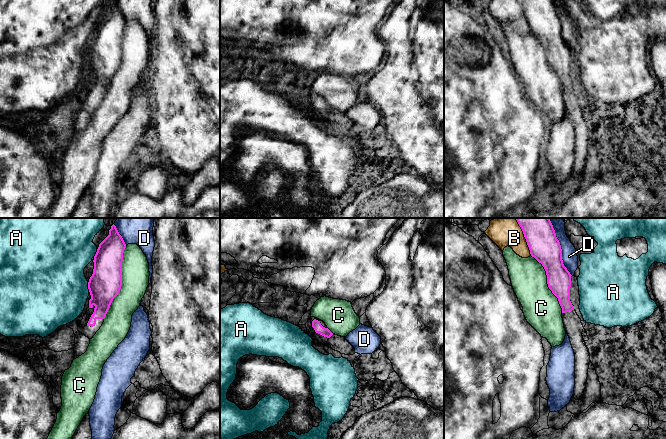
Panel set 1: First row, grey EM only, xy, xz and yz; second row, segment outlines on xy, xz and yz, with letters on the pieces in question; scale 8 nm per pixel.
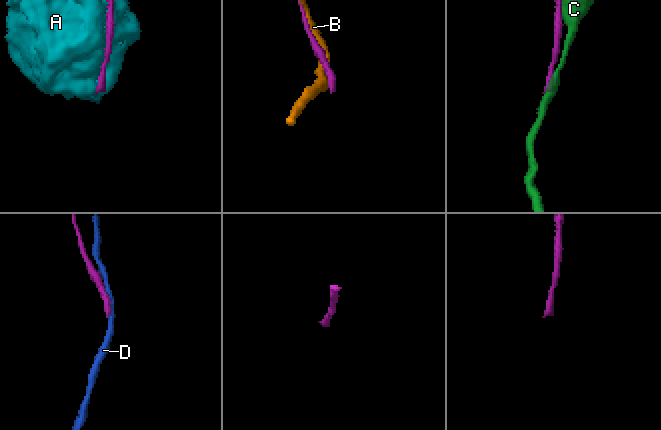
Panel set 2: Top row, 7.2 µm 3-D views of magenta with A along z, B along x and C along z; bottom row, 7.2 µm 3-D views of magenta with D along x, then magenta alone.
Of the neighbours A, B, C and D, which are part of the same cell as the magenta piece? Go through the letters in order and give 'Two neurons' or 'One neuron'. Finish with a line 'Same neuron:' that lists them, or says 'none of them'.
A: Two neurons
B: Two neurons
C: Two neurons
D: Two neurons
Same neuron: none of them

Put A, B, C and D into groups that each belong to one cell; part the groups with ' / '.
A / B / C / D

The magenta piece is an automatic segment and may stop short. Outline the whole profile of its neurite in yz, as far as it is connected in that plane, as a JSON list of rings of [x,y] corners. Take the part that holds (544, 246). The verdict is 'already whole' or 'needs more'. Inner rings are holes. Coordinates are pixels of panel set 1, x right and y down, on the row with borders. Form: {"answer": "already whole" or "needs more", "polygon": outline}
{"answer": "needs more", "polygon": [[[515,218],[521,227],[530,254],[542,264],[547,284],[558,298],[566,333],[575,354],[573,398],[580,400],[586,387],[590,356],[583,339],[583,325],[570,301],[571,274],[563,264],[562,249],[549,218]]]}

